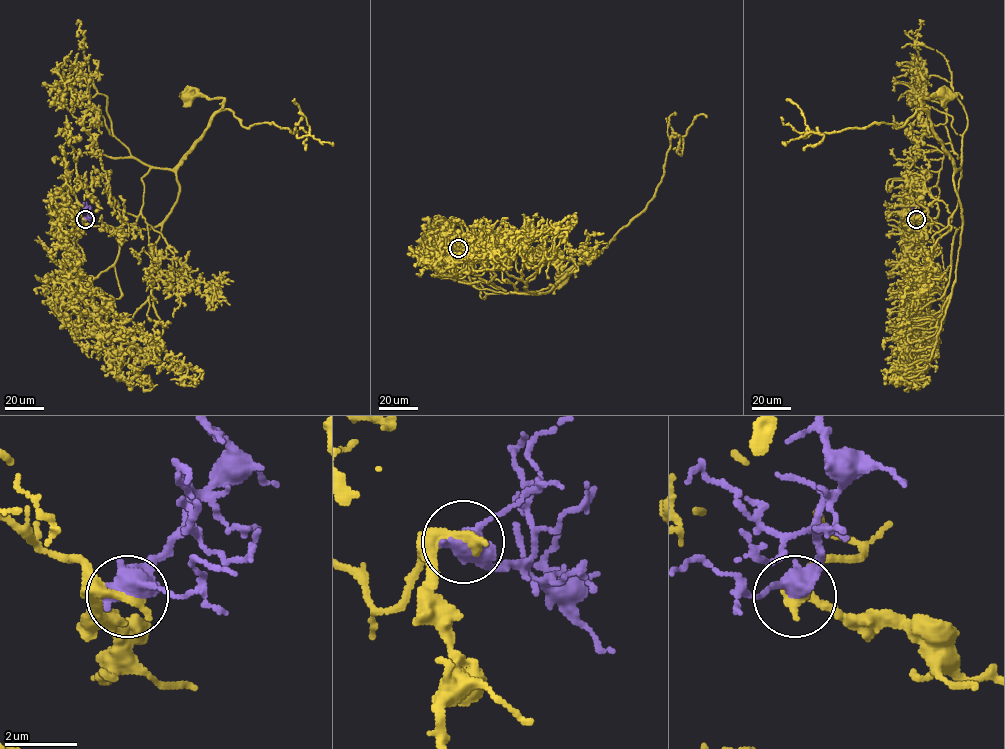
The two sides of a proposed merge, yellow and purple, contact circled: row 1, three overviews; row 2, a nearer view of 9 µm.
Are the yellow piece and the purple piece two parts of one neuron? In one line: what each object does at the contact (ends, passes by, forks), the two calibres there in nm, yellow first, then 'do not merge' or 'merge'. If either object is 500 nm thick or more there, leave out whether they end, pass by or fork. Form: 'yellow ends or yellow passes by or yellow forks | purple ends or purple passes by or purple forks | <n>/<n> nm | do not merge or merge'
yellow ends | purple passes by | 360/480 nm | do not merge

